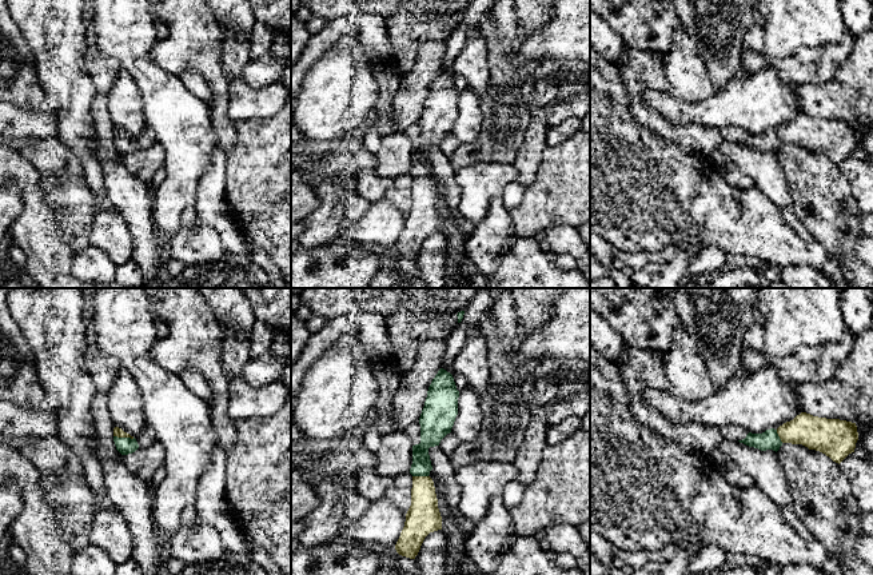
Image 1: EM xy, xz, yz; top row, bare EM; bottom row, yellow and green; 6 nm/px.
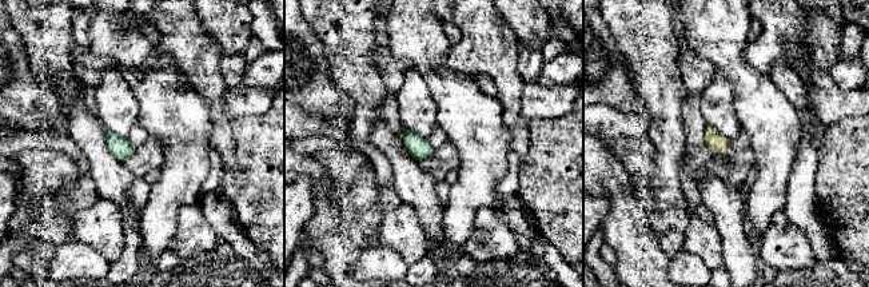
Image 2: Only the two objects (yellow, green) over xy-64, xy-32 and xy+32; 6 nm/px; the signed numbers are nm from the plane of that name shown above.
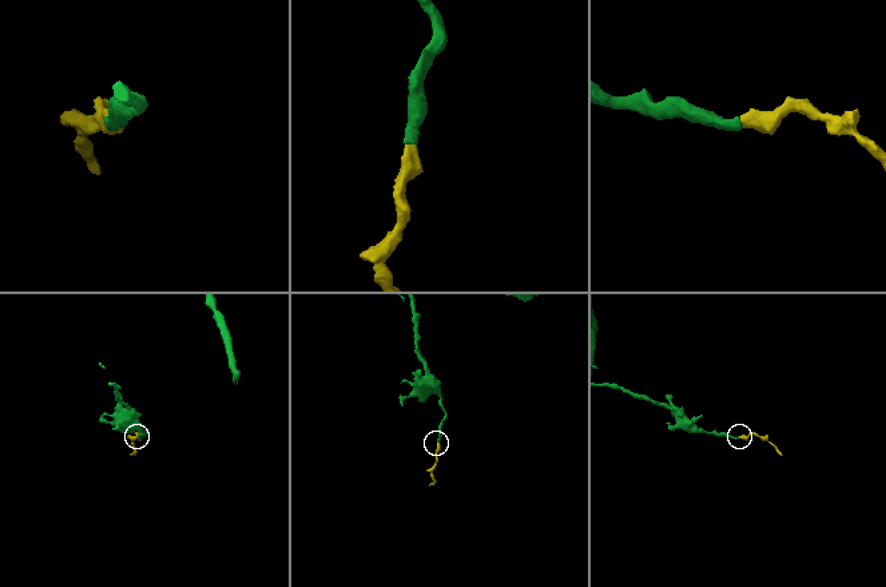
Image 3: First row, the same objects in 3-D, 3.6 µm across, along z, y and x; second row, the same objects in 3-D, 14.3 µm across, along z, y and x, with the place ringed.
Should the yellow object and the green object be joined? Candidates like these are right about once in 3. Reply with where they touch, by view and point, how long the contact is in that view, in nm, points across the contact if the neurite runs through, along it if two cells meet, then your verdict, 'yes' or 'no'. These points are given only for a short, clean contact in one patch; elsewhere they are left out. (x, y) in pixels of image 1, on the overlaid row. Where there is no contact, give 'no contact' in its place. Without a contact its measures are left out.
contact xy (124, 436); length 130 nm; way xy (119, 432), (124, 436), (124, 446); yes

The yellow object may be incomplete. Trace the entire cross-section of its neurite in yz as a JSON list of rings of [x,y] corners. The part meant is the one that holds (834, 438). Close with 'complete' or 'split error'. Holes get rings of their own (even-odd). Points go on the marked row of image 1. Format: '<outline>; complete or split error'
[[[801,412],[777,430],[770,428],[762,434],[749,432],[745,439],[738,442],[761,451],[773,450],[776,452],[784,443],[802,444],[809,450],[825,454],[840,464],[854,452],[857,440],[856,423]]]; split error

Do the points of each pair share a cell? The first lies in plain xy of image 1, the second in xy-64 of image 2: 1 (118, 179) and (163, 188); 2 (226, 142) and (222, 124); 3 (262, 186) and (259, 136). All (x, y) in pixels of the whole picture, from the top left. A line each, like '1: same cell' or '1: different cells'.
1: different cells
2: same cell
3: same cell

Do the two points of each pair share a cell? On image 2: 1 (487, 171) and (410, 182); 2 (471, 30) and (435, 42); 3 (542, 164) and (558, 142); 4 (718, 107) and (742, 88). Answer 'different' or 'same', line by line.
1: different
2: different
3: same
4: different

